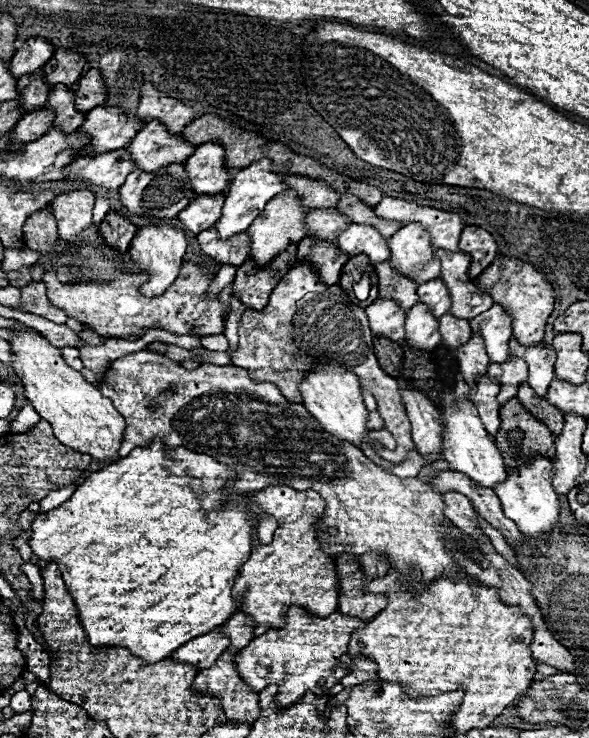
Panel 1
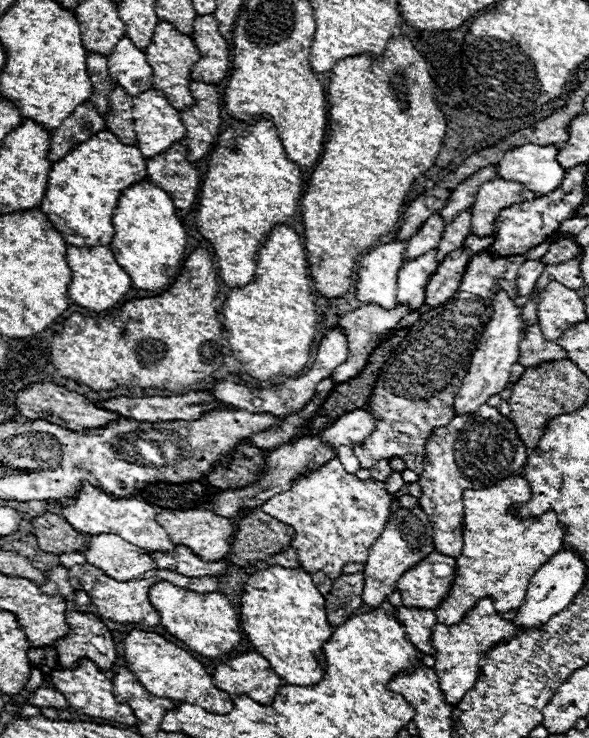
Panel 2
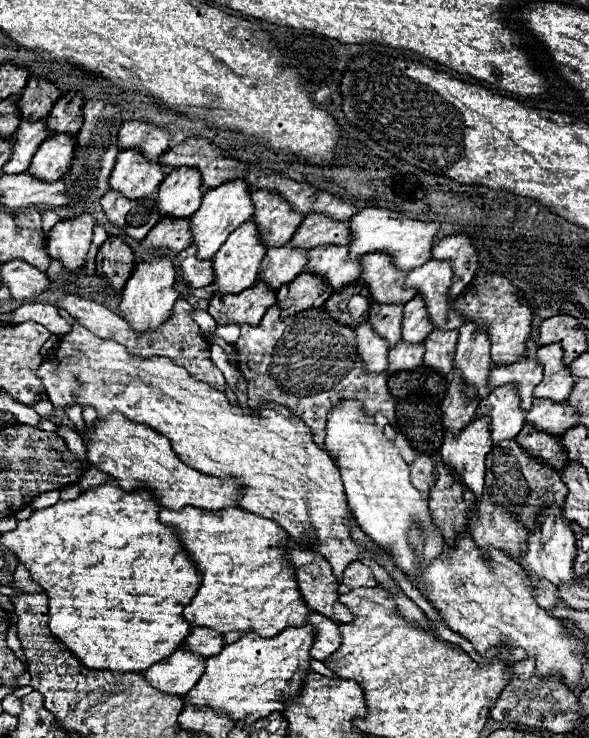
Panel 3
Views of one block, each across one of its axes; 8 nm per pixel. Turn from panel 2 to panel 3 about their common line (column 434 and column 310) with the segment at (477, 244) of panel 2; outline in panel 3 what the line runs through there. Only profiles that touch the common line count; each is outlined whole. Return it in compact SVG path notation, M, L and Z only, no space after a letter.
M304 270L296 280L292 280L292 284L284 284L284 288L280 288L276 298L280 302L288 298L292 300L290 306L282 310L282 316L290 316L312 306L322 306L332 292L334 292L332 286L328 286L328 282L322 276Z

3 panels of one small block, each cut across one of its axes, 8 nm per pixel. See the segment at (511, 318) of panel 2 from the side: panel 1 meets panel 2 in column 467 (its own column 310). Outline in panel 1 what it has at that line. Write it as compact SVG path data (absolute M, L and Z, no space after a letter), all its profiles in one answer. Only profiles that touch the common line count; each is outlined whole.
M320 366L302 378L300 392L304 396L306 410L322 424L322 428L328 434L332 434L344 442L350 442L352 446L360 446L364 442L366 434L372 432L368 428L370 412L364 406L364 398L362 398L356 374L352 374L344 368L338 368L338 366L328 366L328 368Z

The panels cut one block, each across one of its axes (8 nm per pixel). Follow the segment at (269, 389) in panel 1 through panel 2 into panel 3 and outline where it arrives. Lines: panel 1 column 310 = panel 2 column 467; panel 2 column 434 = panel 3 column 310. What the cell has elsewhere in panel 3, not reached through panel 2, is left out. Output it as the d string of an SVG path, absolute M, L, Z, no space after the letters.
M74 324L68 334L60 336L56 352L38 368L38 378L42 380L42 386L56 410L64 410L66 406L78 402L80 406L94 406L98 418L104 418L110 412L122 412L128 420L146 424L158 434L166 436L180 460L194 470L206 476L218 476L222 480L236 478L242 486L242 498L238 502L240 508L262 518L272 518L294 540L304 540L304 544L308 544L314 552L320 552L332 564L338 580L350 562L360 558L374 560L374 552L370 552L366 546L360 546L350 536L354 528L350 518L354 518L354 514L346 502L338 468L328 452L314 442L312 430L282 404L262 400L262 408L258 410L244 410L240 404L234 408L224 392L220 394L220 390L212 388L210 384L194 380L172 360L160 356L136 358L126 352L122 344L116 344L114 340L102 340L80 324Z

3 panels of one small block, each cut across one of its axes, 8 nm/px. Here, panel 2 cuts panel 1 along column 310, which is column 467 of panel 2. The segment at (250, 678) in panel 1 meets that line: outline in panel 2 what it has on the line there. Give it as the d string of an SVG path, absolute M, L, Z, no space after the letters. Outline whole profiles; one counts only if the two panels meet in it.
M482 598L478 600L478 604L472 608L472 612L468 612L464 616L462 622L446 626L446 624L436 624L432 628L432 646L438 650L436 656L436 676L438 676L438 684L446 696L448 704L458 704L462 700L462 696L476 684L478 672L480 672L480 660L484 658L484 654L490 652L490 648L494 648L498 642L506 640L506 638L514 638L518 632L518 628L514 628L512 620L504 620L496 608L494 608L494 600L492 598Z

